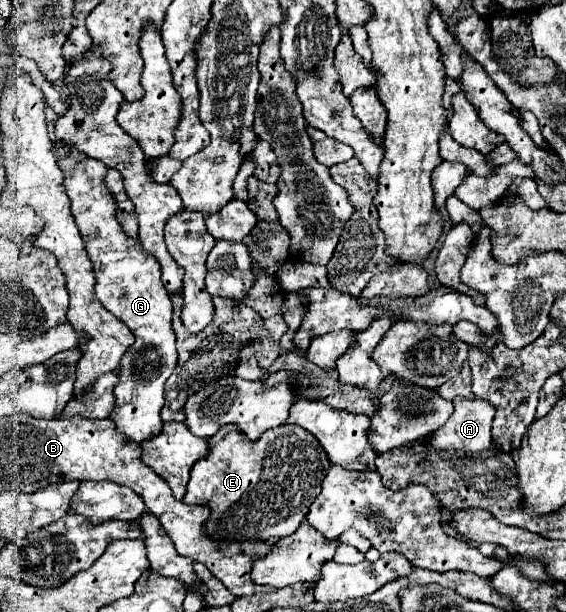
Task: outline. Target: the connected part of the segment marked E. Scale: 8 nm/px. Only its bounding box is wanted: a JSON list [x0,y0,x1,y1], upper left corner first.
[184,425,330,543]

